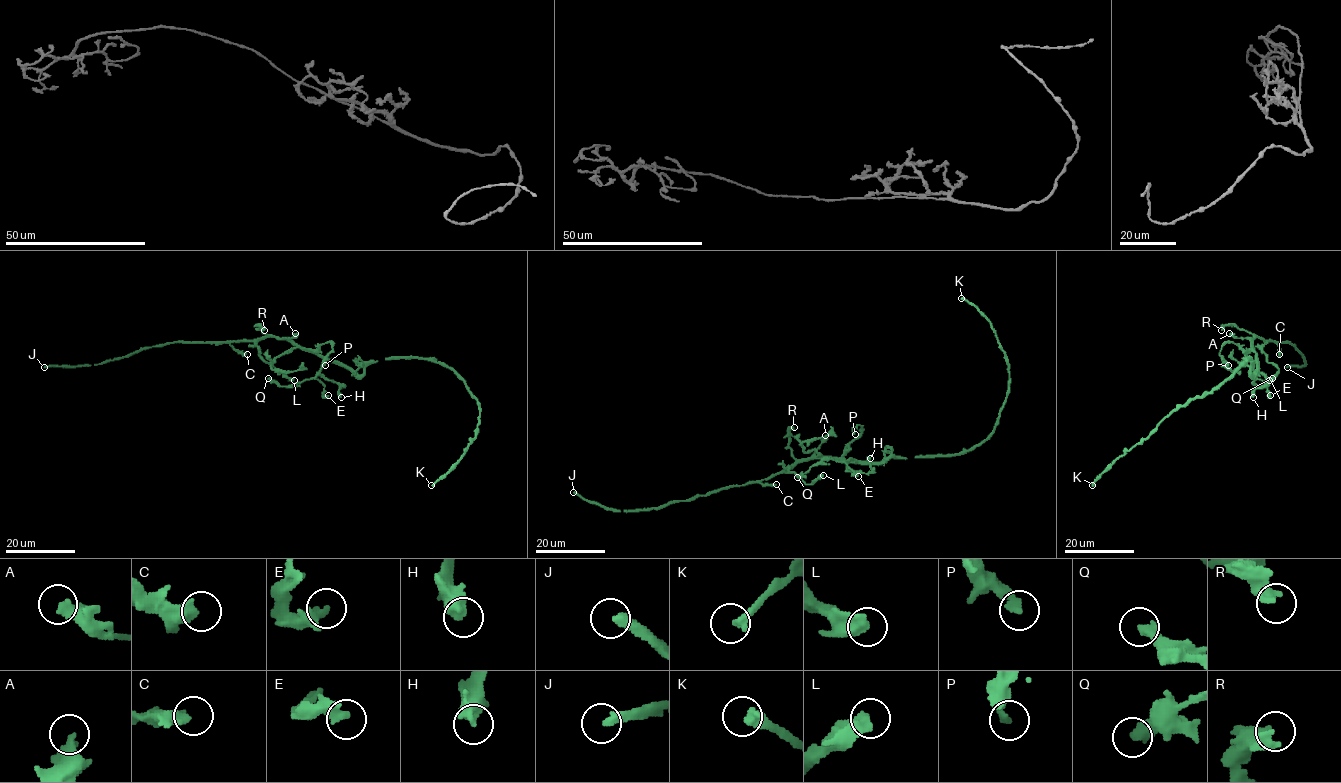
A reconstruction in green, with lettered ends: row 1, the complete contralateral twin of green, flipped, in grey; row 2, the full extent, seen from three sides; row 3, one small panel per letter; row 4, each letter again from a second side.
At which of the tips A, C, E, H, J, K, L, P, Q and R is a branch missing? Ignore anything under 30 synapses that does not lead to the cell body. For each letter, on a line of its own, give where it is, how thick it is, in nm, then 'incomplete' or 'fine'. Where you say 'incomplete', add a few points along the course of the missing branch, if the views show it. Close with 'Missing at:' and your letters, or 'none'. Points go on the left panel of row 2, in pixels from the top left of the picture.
A: place (295, 333); calibre 440 nm; fine
C: place (247, 354); calibre 440 nm; fine
E: place (328, 395); calibre 440 nm; fine
H: place (341, 397); calibre 480 nm; fine
J: place (44, 367); calibre 340 nm; incomplete
K: place (431, 485); calibre 340 nm; fine
L: place (294, 380); calibre 550 nm; fine
P: place (325, 365); calibre 280 nm; fine
Q: place (268, 378); calibre 420 nm; fine
R: place (264, 330); calibre 360 nm; fine
Missing at: J

